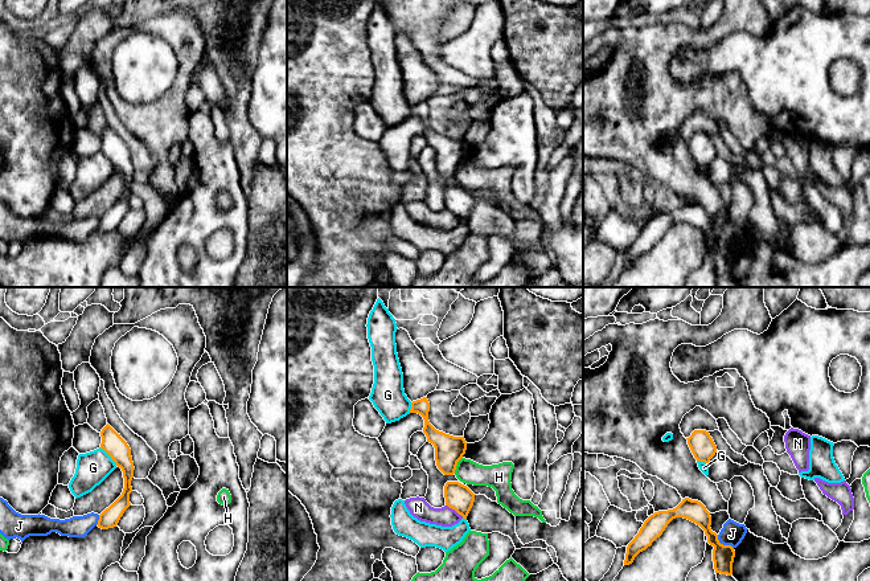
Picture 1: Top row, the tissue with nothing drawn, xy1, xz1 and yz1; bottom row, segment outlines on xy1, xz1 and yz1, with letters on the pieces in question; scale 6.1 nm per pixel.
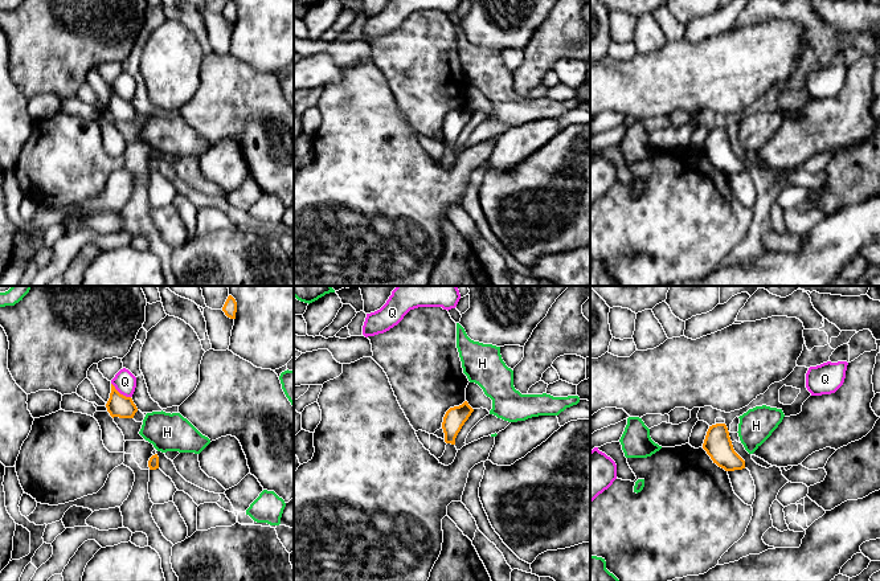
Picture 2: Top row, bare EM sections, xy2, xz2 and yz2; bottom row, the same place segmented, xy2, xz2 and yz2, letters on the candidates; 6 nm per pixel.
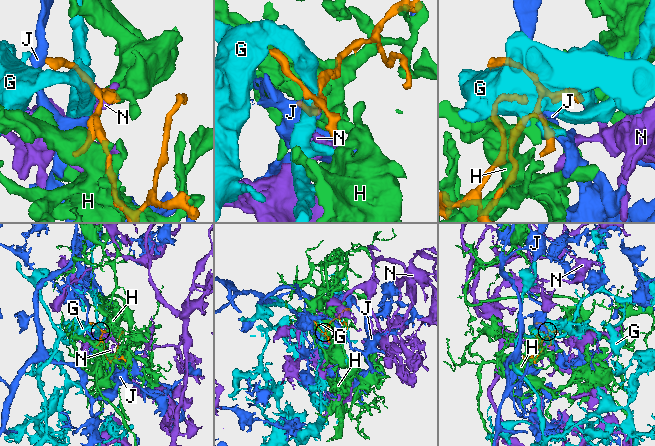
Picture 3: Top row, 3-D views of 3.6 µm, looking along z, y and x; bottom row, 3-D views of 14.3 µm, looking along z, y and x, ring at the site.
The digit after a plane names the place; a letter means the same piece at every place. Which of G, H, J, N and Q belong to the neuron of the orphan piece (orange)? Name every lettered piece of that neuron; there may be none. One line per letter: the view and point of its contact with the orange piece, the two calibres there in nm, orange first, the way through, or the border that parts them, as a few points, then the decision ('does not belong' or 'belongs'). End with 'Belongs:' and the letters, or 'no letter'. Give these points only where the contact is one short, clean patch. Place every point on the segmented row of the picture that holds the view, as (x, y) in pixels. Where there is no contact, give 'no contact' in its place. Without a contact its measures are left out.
G: xy1 (109, 454) | 140/200 nm | does not belong
H: xz1 (456, 465) | 180/140 nm | does not belong
J: yz1 (722, 544) | 130/140 nm | does not belong
N: xz1 (455, 510) | 160/120 nm | along xz1 (446, 504), (463, 518) | does not belong
Q: xy2 (119, 393) | 140/140 nm | along xy2 (111, 383), (121, 393), (130, 397) | does not belong
Belongs: no letter

